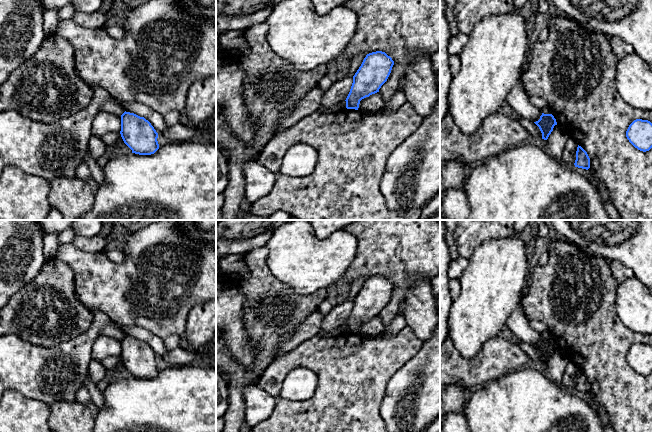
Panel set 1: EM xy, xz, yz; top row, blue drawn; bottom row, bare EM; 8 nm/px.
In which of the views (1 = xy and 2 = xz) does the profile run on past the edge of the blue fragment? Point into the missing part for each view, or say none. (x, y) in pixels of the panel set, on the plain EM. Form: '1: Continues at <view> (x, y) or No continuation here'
1: No continuation here
2: No continuation here

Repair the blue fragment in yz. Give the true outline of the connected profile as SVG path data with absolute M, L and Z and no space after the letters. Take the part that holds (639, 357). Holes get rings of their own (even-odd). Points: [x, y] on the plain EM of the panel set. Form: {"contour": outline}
{"contour": "M636 343L628 351L626 361L638 374L646 376L652 372L652 347Z"}

